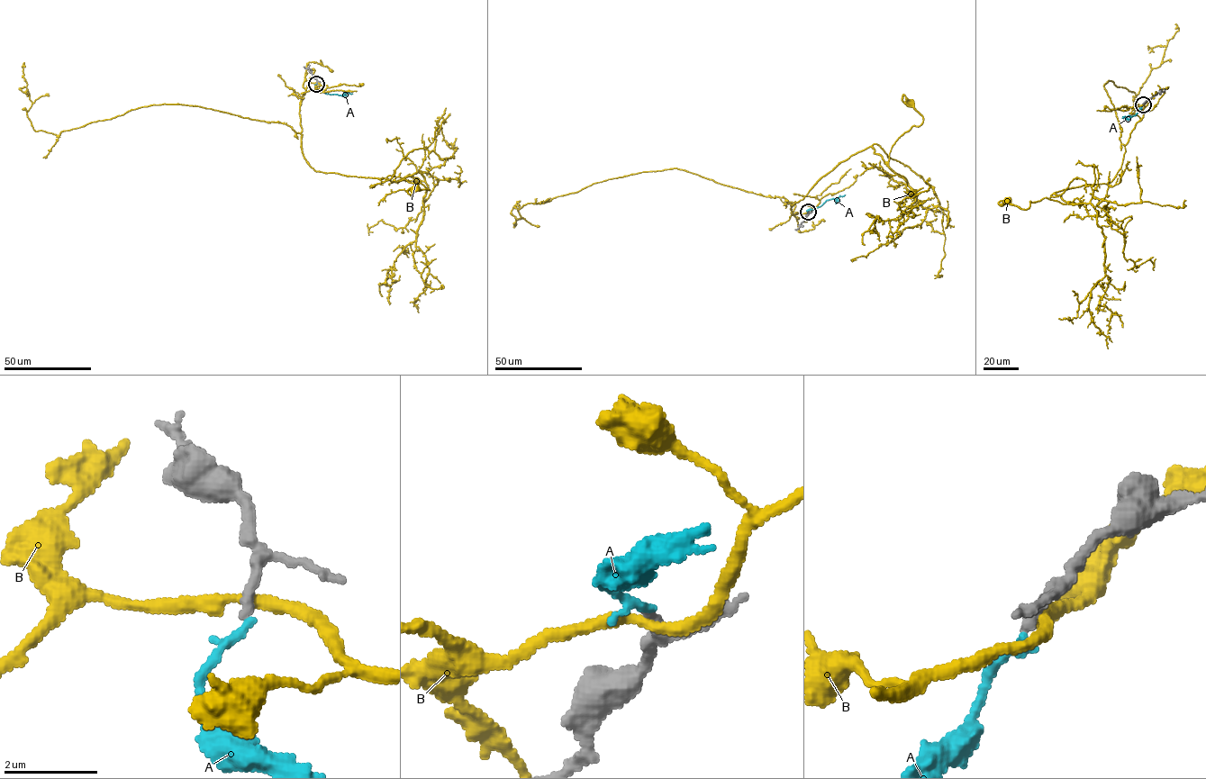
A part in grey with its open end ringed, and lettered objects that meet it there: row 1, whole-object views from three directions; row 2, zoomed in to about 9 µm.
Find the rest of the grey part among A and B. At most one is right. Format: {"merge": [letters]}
{"merge": []}

